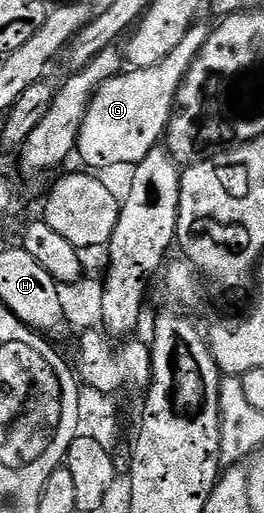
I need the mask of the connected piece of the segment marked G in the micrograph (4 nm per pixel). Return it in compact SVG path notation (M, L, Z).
M194 24L186 36L182 36L174 52L170 52L162 64L141 70L129 69L117 78L104 82L92 95L92 103L82 120L76 141L78 158L80 154L89 171L104 172L100 170L112 170L115 166L134 168L151 150L161 145L176 105L179 86L210 33L208 26L200 25Z

